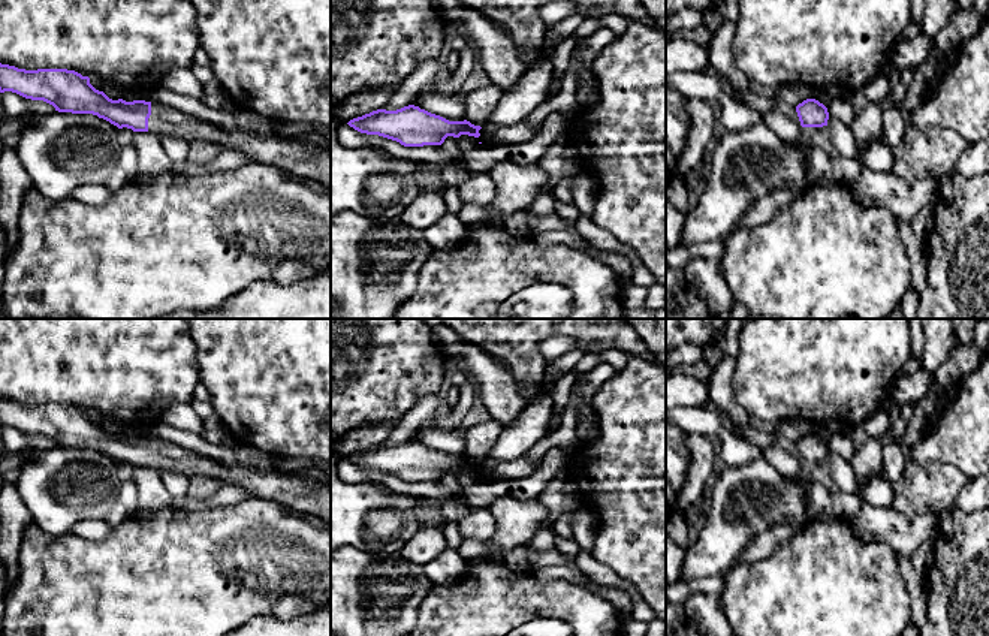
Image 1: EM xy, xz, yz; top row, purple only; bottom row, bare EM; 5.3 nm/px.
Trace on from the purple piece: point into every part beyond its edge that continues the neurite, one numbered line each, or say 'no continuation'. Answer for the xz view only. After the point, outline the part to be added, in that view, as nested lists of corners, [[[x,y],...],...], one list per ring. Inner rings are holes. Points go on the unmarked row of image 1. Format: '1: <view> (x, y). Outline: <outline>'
no continuation

